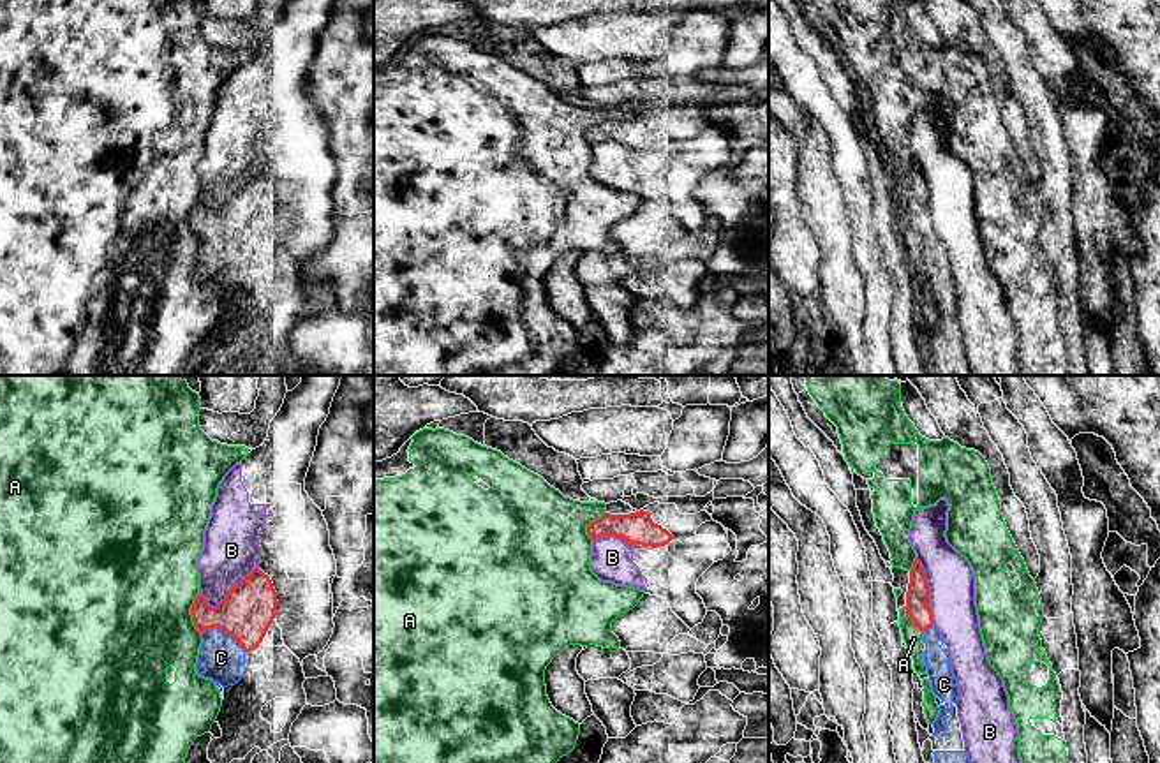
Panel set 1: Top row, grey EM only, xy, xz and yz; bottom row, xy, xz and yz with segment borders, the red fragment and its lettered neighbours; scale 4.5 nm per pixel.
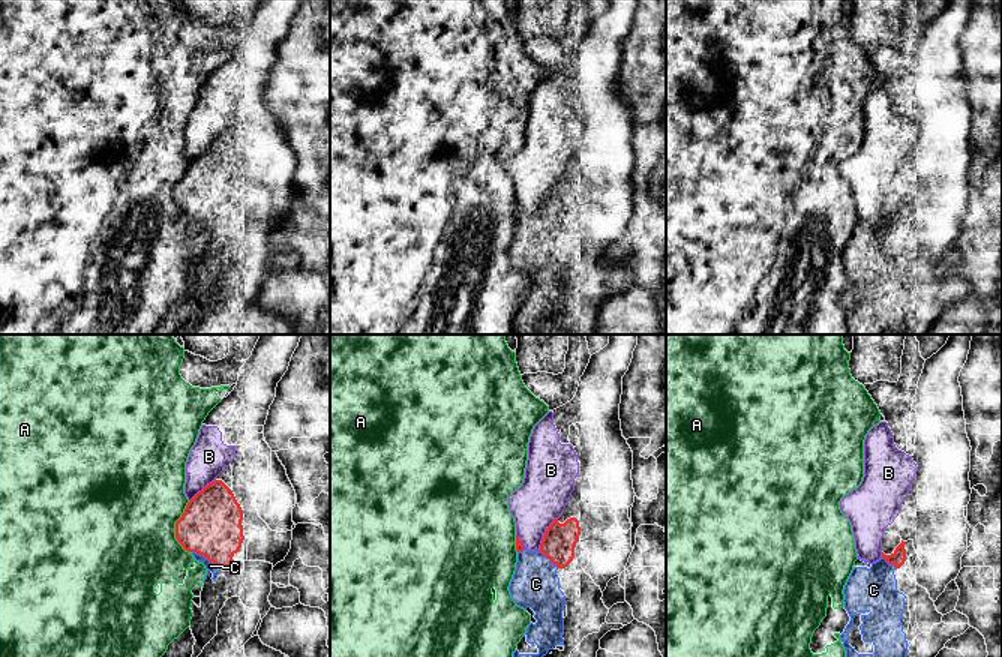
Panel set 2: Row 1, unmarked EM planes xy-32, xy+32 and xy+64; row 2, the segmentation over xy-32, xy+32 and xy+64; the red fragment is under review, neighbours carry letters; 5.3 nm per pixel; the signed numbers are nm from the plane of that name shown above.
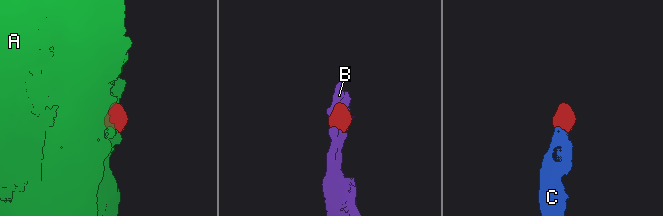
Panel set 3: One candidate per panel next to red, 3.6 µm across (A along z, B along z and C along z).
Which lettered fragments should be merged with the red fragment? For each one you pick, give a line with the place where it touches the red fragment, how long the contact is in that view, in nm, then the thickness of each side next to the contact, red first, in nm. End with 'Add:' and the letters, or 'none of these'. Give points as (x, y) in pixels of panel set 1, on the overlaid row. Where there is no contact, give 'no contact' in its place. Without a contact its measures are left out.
B: xy (226, 596) | 300 nm | 240/260 nm
Add: B

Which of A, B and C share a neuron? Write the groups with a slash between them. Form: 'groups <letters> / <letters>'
groups A / B / C

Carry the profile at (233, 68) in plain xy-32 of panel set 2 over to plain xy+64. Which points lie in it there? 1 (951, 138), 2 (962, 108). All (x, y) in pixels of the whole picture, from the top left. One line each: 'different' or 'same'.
1: same
2: same

